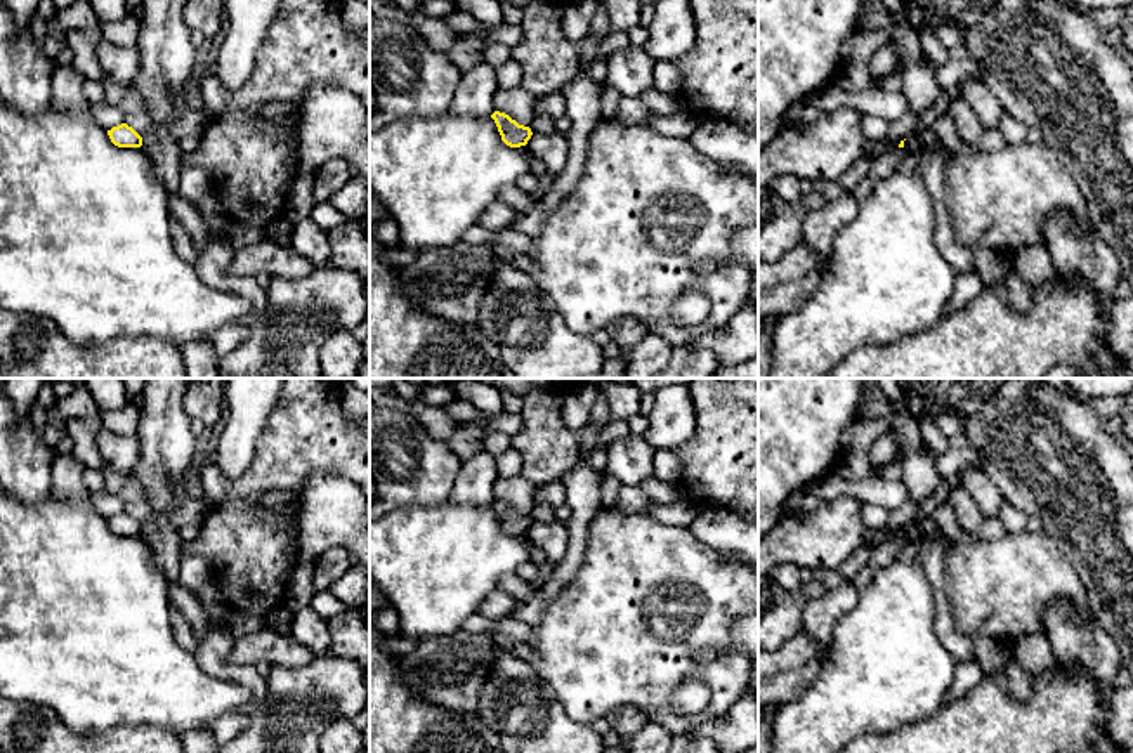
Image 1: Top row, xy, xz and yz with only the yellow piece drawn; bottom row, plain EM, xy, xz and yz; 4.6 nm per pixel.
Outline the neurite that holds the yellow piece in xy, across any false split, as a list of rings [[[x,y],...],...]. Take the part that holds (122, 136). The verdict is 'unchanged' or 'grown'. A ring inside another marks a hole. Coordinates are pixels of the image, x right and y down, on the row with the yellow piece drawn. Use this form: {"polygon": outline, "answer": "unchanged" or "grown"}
{"polygon": [[[127,123],[113,127],[108,130],[111,142],[118,147],[141,147],[142,137]]], "answer": "unchanged"}

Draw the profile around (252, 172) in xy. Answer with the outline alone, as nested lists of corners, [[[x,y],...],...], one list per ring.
[[[222,113],[205,118],[200,146],[182,165],[203,168],[236,227],[267,231],[283,215],[298,175],[297,153],[279,134],[255,127],[257,115]]]

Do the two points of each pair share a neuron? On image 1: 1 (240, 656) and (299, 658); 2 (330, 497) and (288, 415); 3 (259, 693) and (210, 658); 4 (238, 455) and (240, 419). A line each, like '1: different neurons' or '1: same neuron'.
1: same neuron
2: different neurons
3: same neuron
4: same neuron

